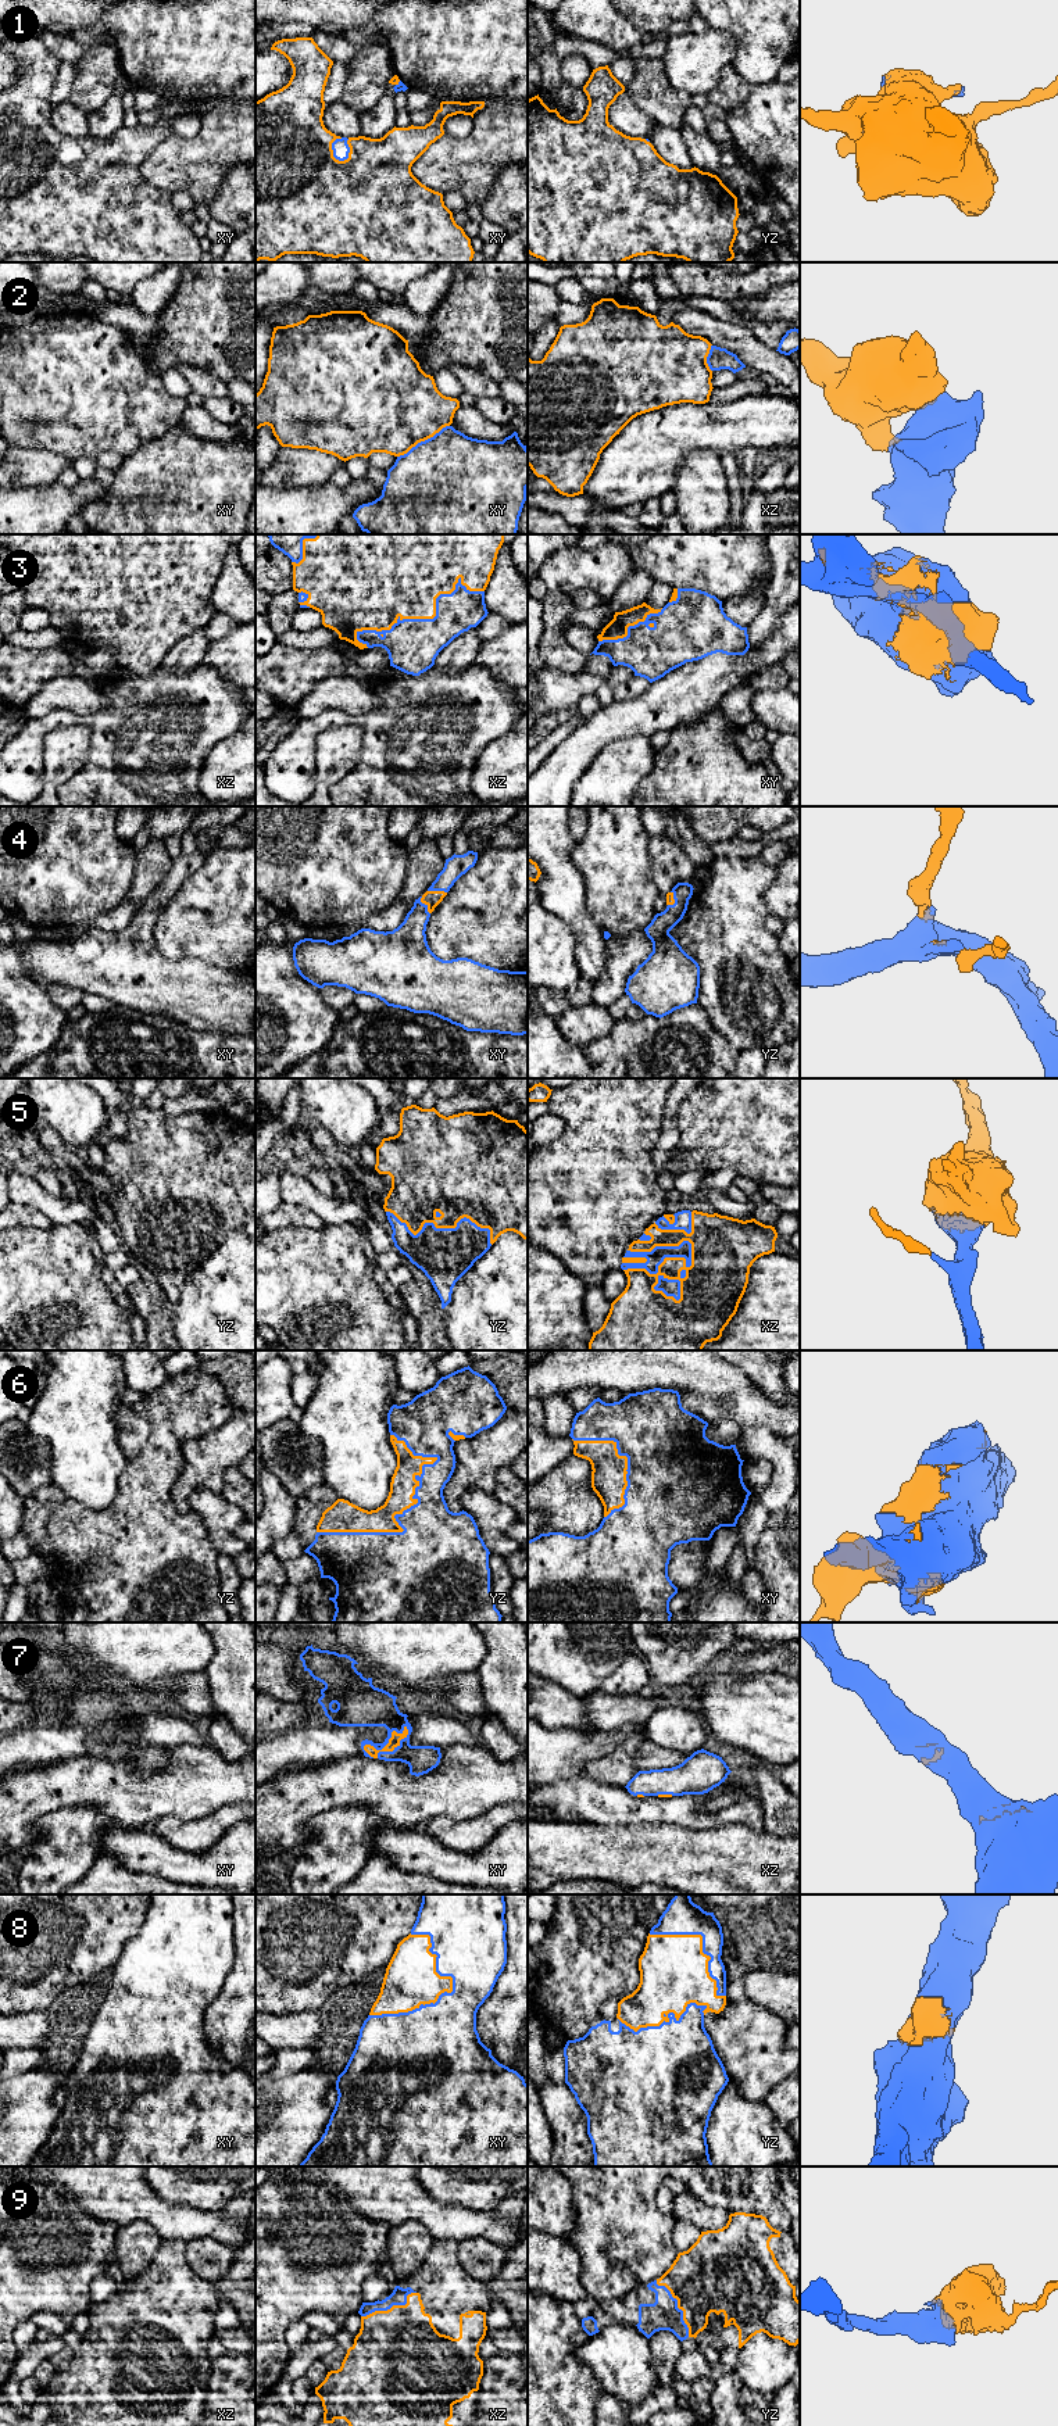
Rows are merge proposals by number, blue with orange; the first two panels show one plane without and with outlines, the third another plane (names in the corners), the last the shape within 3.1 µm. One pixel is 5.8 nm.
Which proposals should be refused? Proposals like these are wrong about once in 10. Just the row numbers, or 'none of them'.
none of them

